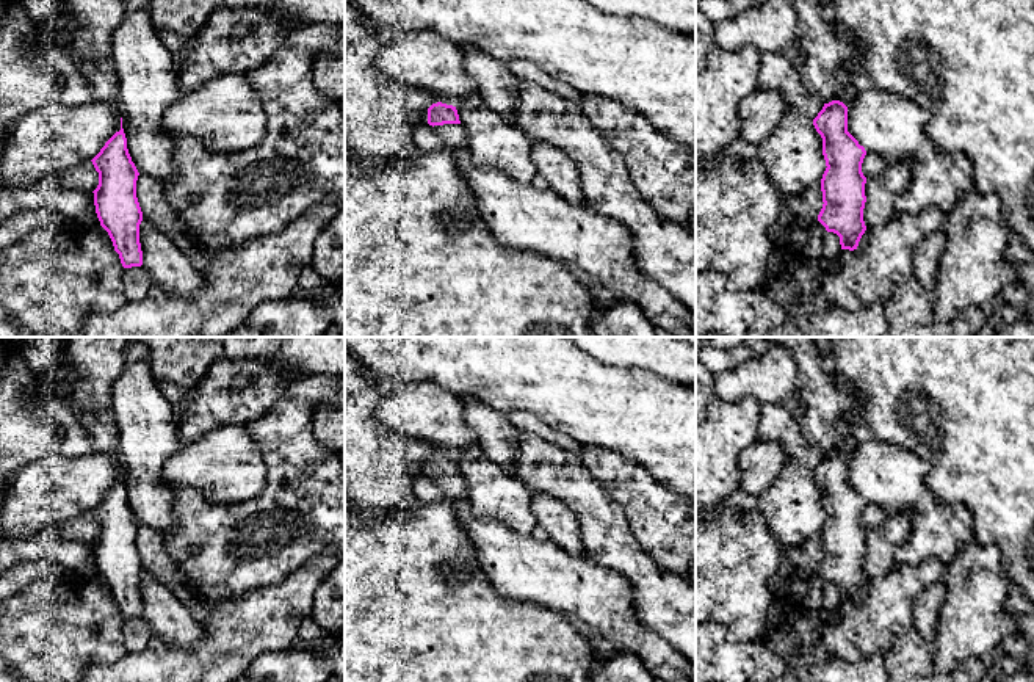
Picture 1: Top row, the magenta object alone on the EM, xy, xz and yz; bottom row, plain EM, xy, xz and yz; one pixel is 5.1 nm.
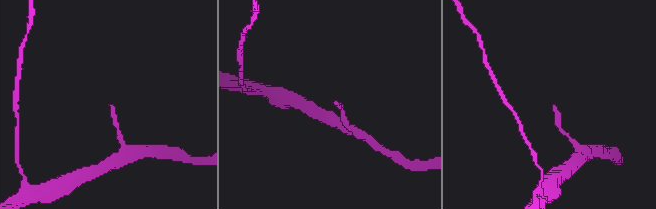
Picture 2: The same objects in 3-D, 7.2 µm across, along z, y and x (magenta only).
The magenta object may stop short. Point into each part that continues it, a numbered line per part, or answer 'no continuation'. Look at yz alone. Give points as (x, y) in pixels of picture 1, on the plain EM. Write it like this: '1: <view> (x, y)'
1: yz (848, 435)

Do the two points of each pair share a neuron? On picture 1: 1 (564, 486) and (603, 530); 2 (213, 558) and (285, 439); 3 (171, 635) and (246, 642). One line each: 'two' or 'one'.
1: one
2: one
3: two

